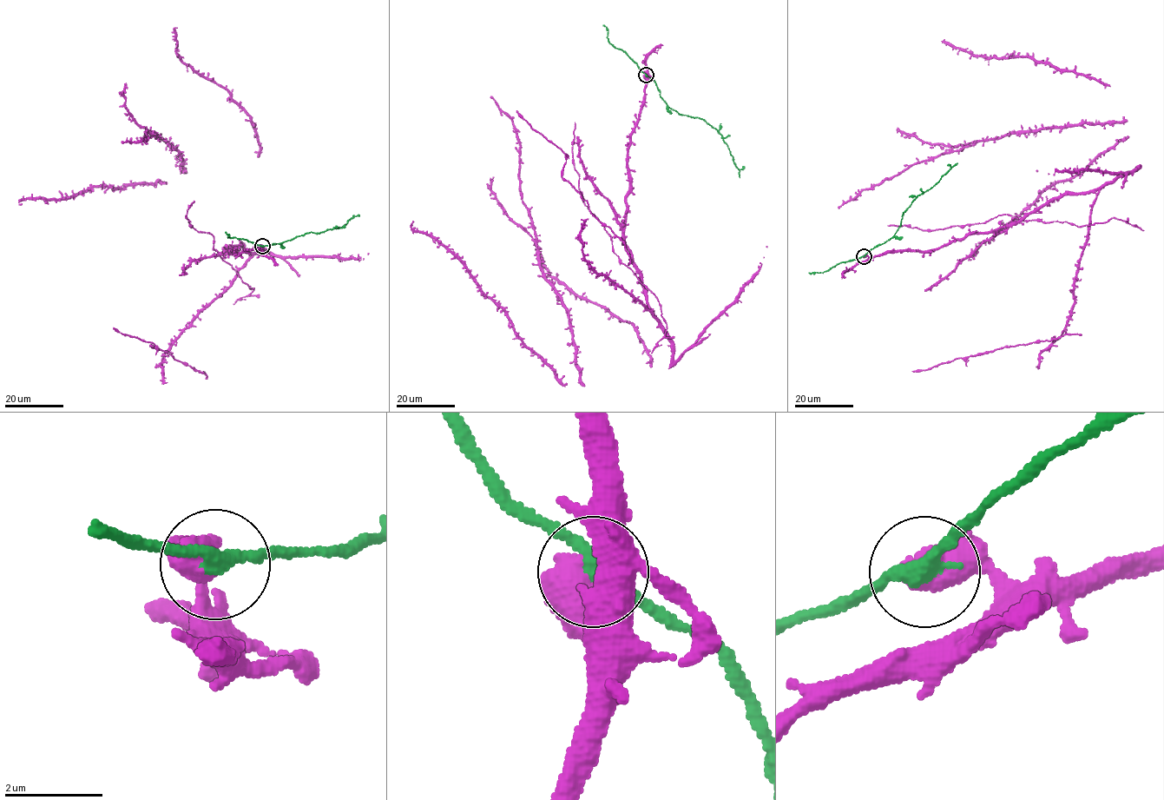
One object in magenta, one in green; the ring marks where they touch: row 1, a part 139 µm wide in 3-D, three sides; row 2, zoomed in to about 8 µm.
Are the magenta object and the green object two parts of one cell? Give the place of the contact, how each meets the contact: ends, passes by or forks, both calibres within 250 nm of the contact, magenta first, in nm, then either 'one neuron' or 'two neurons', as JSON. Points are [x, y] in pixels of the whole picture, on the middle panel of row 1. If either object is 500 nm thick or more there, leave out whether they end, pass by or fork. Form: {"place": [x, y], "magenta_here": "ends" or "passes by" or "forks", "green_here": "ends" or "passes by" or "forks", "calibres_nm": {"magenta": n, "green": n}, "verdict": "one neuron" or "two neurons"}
{"place": [646, 75], "calibres_nm": {"magenta": 750, "green": 320}, "verdict": "two neurons"}

